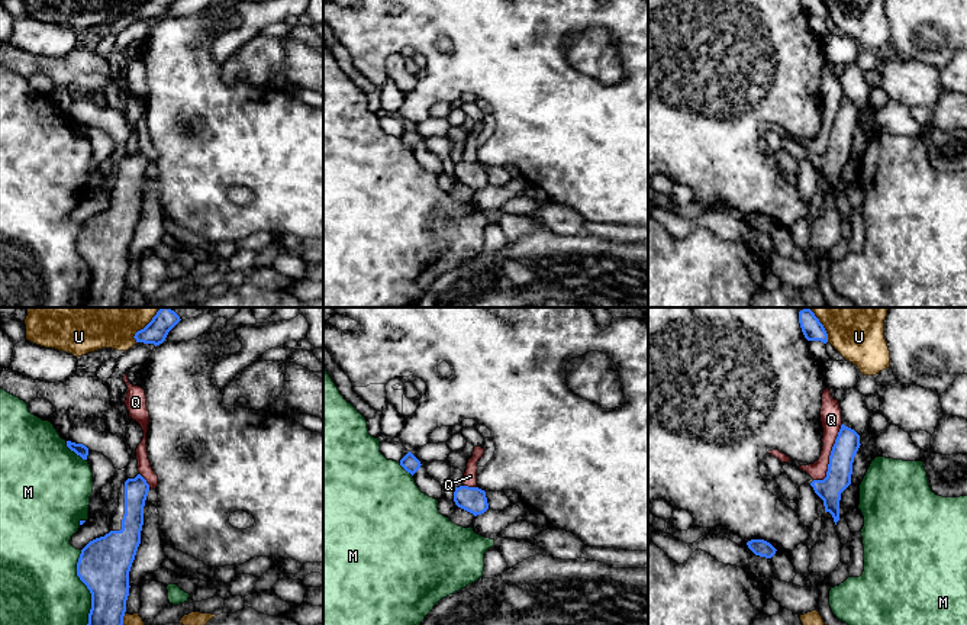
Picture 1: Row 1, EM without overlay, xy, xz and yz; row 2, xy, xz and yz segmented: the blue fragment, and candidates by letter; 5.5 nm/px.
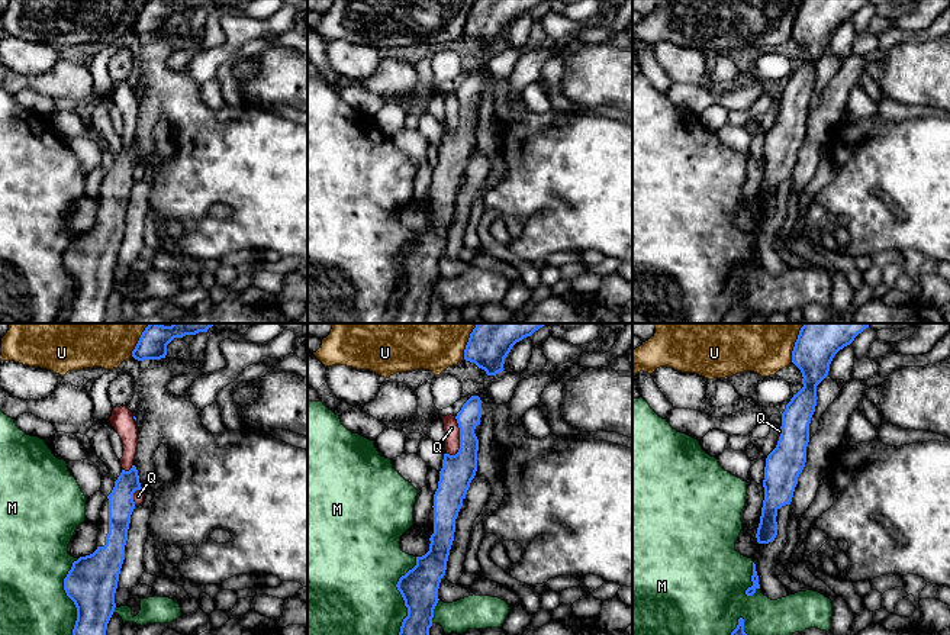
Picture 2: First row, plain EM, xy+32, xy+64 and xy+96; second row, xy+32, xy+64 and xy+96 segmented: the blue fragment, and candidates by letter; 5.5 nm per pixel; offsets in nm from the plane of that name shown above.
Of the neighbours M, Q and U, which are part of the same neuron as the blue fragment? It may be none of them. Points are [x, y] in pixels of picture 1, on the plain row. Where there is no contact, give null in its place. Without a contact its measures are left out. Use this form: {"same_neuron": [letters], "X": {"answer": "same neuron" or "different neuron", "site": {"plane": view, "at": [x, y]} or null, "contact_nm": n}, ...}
{"same_neuron": [], "M": {"answer": "different neuron", "site": {"plane": "xy", "at": [89, 264]}, "contact_nm": 460}, "Q": {"answer": "different neuron", "site": {"plane": "yz", "at": [829, 131]}, "contact_nm": 360}, "U": {"answer": "different neuron", "site": {"plane": "xy", "at": [137, 7]}, "contact_nm": 120}}

